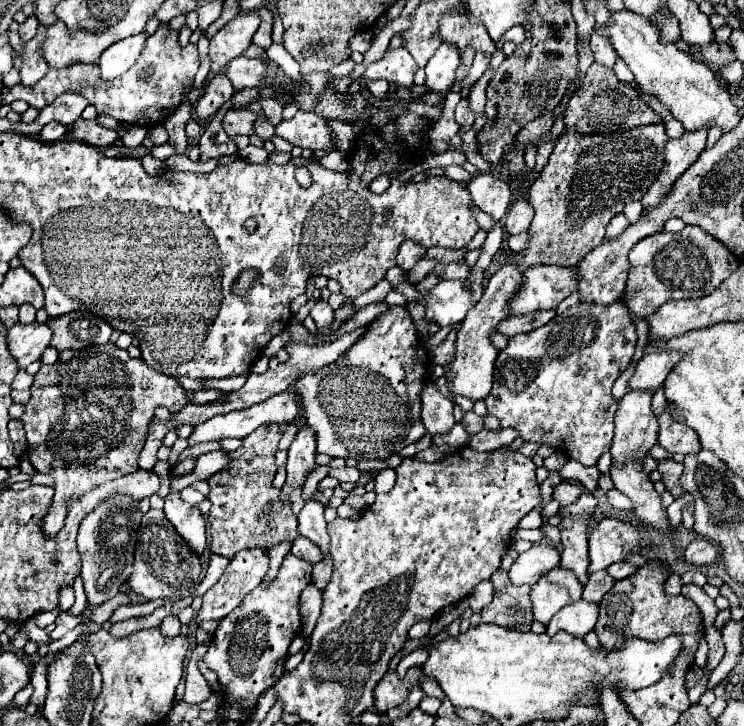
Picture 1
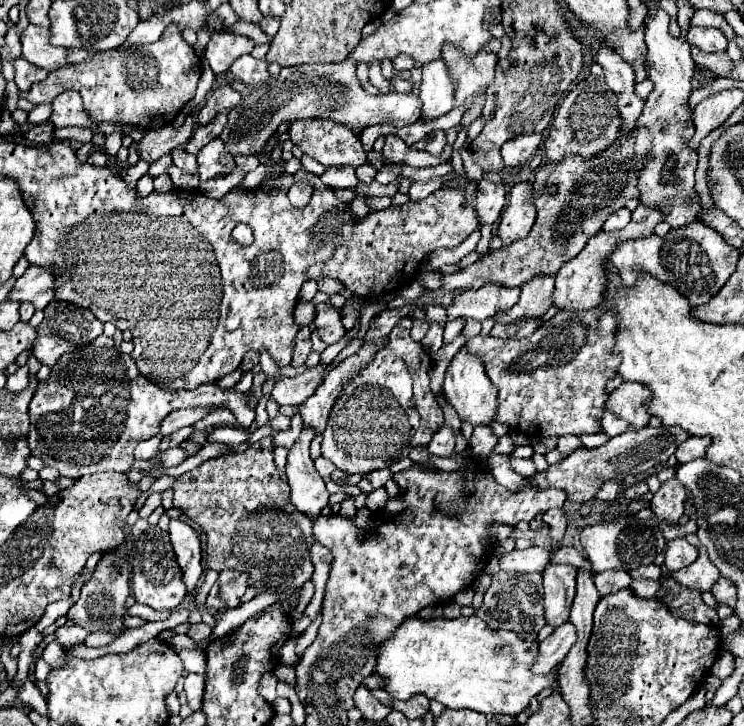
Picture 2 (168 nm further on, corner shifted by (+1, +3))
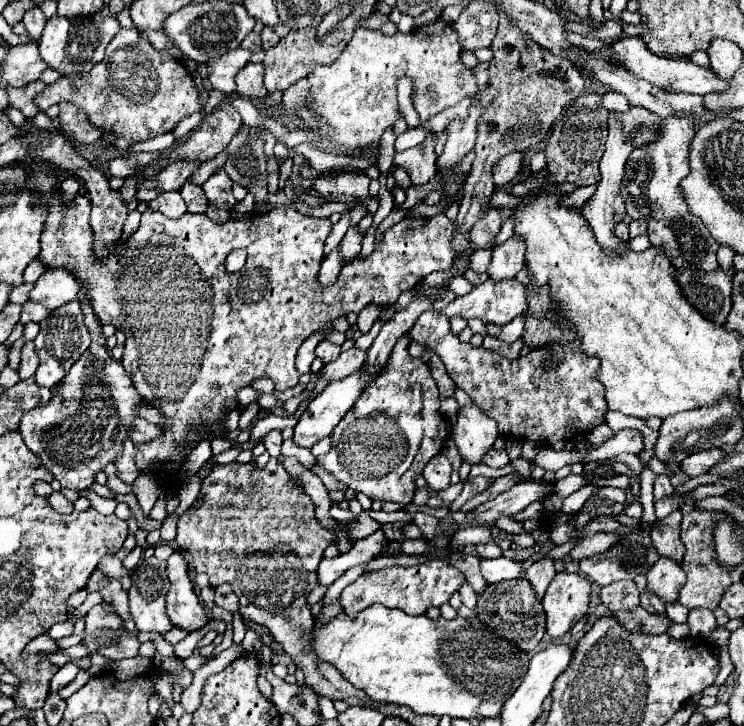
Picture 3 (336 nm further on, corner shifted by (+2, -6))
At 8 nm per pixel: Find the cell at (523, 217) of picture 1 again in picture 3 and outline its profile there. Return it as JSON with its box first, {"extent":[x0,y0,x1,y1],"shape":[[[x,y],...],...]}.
{"extent":[487,237,525,283],"shape":[[[511,237],[503,245],[497,245],[487,269],[489,279],[497,283],[505,279],[513,279],[525,265],[523,255],[525,255],[525,245],[517,237]]]}

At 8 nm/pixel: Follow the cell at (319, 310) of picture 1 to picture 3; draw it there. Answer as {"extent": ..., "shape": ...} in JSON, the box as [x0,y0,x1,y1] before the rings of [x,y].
{"extent":[315,341,341,363],"shape":[[[321,341],[321,343],[317,345],[315,353],[317,353],[317,357],[319,357],[323,363],[331,363],[331,361],[337,359],[337,355],[341,353],[341,347],[333,345],[331,341]]]}

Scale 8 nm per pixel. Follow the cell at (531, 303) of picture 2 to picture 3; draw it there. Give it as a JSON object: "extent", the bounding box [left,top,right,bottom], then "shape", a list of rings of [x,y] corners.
{"extent":[487,317,525,343],"shape":[[[517,317],[517,319],[513,319],[511,323],[501,325],[501,327],[487,323],[487,335],[495,337],[495,339],[501,339],[501,341],[505,341],[505,343],[517,341],[517,339],[523,335],[523,331],[525,331],[525,317]]]}

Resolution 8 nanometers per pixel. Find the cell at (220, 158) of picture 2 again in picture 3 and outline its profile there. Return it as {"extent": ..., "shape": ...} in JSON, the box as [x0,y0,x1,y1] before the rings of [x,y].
{"extent":[203,169,237,209],"shape":[[[219,169],[217,173],[213,173],[213,175],[207,179],[207,183],[203,185],[203,191],[205,191],[209,203],[215,205],[217,209],[223,209],[223,207],[233,209],[233,205],[235,205],[237,201],[235,201],[233,193],[231,193],[231,185],[233,185],[233,181],[231,181],[229,175],[225,173],[225,169]]]}

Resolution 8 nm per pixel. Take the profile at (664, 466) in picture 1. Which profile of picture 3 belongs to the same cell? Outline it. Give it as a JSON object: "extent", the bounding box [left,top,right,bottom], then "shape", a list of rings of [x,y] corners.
{"extent":[651,509,685,563],"shape":[[[677,509],[669,517],[659,521],[651,531],[651,541],[657,553],[667,559],[677,559],[677,563],[681,563],[685,555],[685,547],[679,539],[679,527],[681,527],[681,511]]]}

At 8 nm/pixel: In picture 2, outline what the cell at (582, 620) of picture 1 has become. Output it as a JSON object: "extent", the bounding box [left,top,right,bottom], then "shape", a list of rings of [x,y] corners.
{"extent":[532,620,576,674],"shape":[[[568,620],[562,626],[558,626],[546,640],[540,642],[540,656],[534,662],[532,670],[536,674],[548,674],[564,660],[574,642],[576,642],[576,630],[574,624]]]}

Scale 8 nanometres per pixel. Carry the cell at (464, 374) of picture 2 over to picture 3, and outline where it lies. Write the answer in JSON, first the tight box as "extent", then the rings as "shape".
{"extent":[453,405,497,465],"shape":[[[479,405],[461,407],[457,423],[453,427],[453,443],[459,449],[463,461],[479,465],[485,451],[489,451],[497,439],[497,423],[489,419]]]}

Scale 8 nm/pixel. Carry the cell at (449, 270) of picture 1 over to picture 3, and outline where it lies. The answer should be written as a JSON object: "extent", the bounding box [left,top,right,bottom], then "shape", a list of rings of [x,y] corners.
{"extent":[355,320,384,350],"shape":[[[377,320],[368,333],[362,334],[355,341],[355,346],[363,350],[367,350],[372,345],[375,337],[378,335],[384,323],[384,321]]]}

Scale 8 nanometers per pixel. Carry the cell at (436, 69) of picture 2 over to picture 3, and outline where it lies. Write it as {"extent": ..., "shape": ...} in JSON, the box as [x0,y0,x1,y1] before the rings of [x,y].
{"extent":[393,133,437,187],"shape":[[[427,133],[425,141],[421,145],[395,153],[393,165],[403,167],[409,173],[409,177],[413,181],[413,187],[423,187],[435,177],[437,155],[435,155],[433,147],[435,147],[435,135]]]}

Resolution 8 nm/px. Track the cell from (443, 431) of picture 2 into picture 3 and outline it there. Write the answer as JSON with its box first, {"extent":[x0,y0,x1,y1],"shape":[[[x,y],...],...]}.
{"extent":[423,453,451,491],"shape":[[[439,453],[435,455],[423,469],[423,477],[427,481],[427,487],[433,491],[441,491],[449,487],[449,477],[451,477],[451,463],[449,459]]]}

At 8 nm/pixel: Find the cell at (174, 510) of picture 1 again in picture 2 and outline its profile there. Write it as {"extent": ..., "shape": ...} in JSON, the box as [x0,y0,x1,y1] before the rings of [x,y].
{"extent":[170,518,202,594],"shape":[[[172,518],[170,520],[170,540],[172,540],[172,548],[176,552],[178,564],[184,572],[184,582],[188,586],[188,594],[192,594],[200,574],[202,574],[202,548],[200,548],[200,536],[198,532],[182,522],[180,518]]]}

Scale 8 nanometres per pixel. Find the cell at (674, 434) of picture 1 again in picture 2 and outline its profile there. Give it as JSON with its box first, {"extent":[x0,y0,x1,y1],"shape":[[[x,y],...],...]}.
{"extent":[676,436,710,464],"shape":[[[690,436],[686,442],[682,442],[682,446],[678,446],[676,450],[676,458],[680,464],[696,460],[700,456],[706,454],[706,448],[710,444],[710,438],[706,436]]]}

